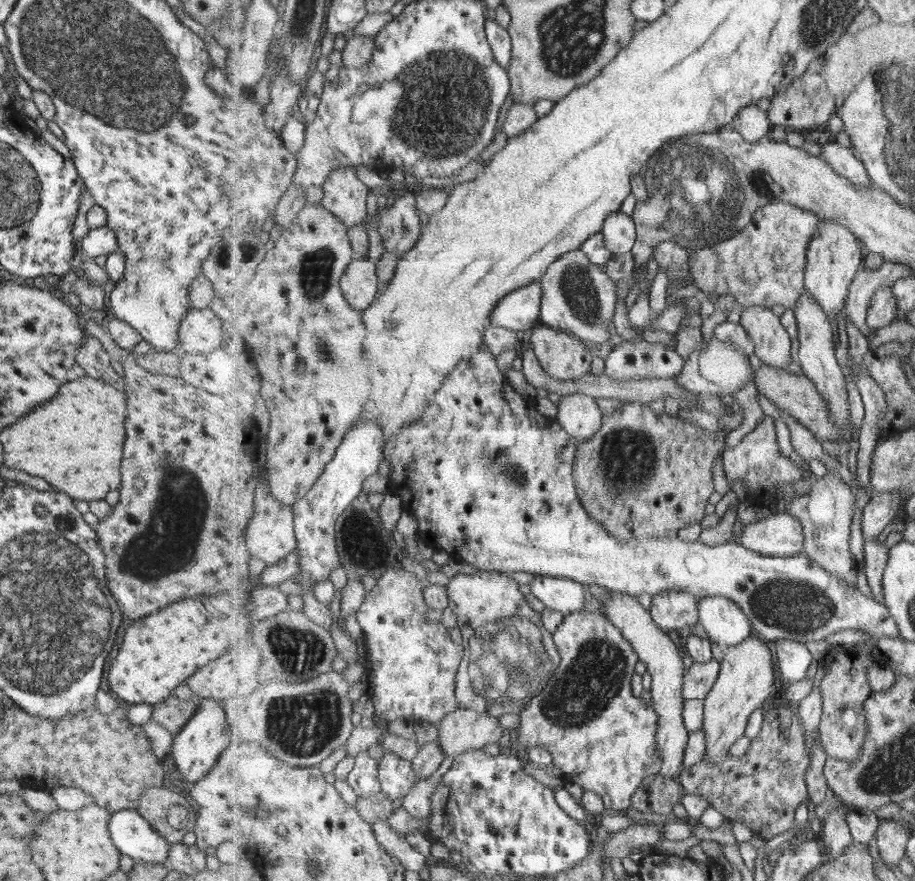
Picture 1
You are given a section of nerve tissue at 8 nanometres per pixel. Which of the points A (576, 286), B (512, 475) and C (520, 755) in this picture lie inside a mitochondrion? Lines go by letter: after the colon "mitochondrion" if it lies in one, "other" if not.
A: mitochondrion
B: mitochondrion
C: other

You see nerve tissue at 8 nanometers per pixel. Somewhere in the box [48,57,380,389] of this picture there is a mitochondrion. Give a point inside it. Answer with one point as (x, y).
(316, 269)

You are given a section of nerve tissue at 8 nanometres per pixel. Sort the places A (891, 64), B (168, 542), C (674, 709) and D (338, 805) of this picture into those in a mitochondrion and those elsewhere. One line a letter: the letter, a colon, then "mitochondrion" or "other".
A: mitochondrion
B: mitochondrion
C: other
D: other

